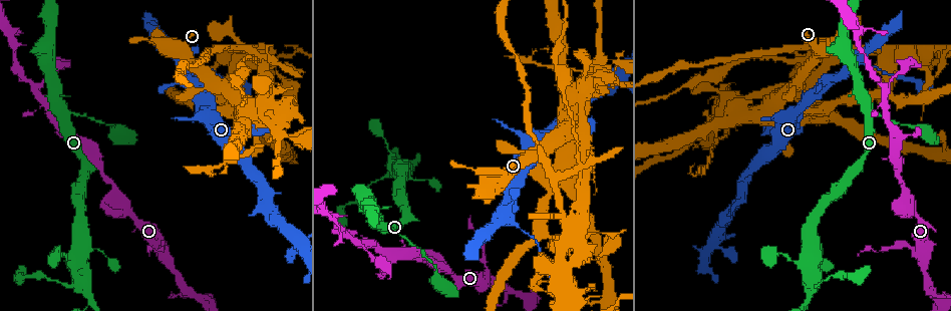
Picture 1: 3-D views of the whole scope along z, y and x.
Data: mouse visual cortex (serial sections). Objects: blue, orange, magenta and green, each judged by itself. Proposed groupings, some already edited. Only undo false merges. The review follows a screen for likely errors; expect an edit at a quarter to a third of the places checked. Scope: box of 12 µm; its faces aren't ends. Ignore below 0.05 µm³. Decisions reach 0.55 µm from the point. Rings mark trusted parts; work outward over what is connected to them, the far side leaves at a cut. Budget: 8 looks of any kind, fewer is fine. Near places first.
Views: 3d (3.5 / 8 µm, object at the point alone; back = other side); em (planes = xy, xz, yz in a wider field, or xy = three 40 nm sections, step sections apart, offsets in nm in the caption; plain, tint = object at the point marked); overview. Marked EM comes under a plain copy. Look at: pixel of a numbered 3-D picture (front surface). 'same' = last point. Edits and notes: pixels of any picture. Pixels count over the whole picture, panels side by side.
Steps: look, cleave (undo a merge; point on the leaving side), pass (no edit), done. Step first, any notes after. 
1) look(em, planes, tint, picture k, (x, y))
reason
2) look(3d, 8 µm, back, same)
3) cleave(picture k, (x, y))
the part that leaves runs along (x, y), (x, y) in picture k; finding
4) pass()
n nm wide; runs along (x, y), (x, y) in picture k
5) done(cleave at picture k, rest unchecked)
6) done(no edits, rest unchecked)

look(3d, 8 µm, picture 1, (329, 216))

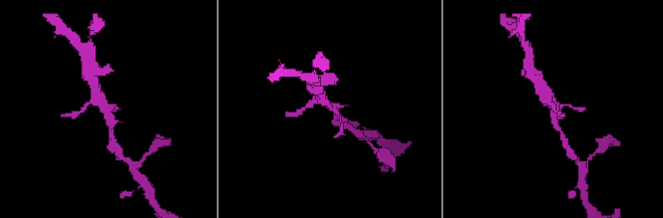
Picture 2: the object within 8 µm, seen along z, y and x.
look(3d, 3.5 µm, picture 2, (105, 111))
zoom in

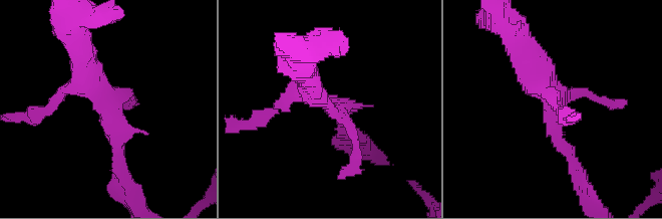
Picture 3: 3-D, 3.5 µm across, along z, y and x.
look(em, xy, step 5, tint, picture 3, (332, 106))
shape alone is not enough

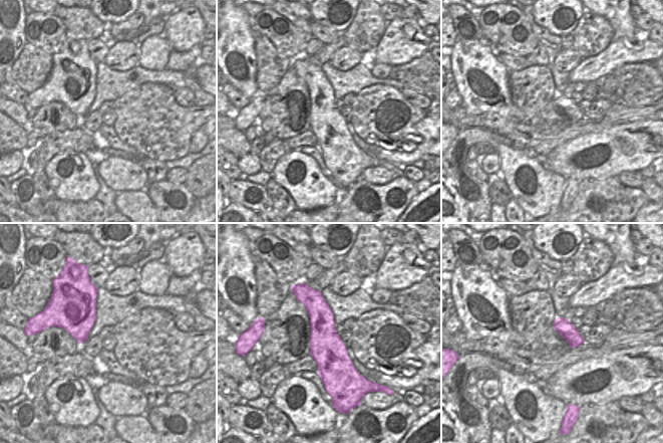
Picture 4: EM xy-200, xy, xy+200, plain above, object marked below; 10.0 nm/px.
pass()
continuous, no second cell

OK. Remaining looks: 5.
look(3d, 3.5 µm, picture 1, (386, 227))
sharp bend

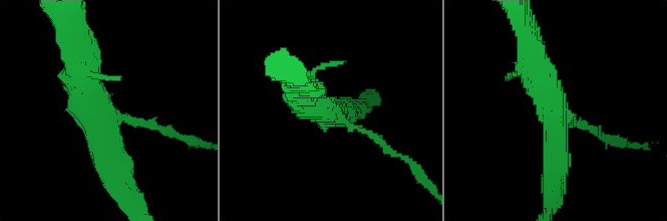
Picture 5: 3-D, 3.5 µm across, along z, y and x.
look(em, xy, step 5, tint, picture 5, (327, 114))
3 arms; arms of 100, 400, 450 nm

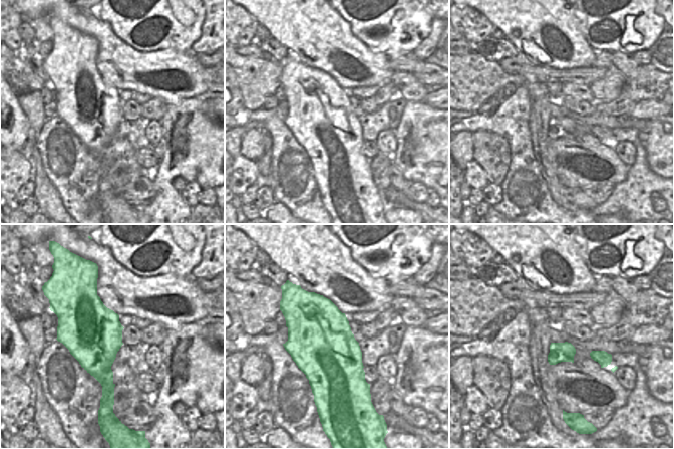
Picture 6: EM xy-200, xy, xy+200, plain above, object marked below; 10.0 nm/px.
pass()
runs along (124, 189), (78, 62) in picture 5; continuous, no second cell

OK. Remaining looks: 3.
look(3d, 8 µm, picture 1, (816, 287))
thin arm on a thick one

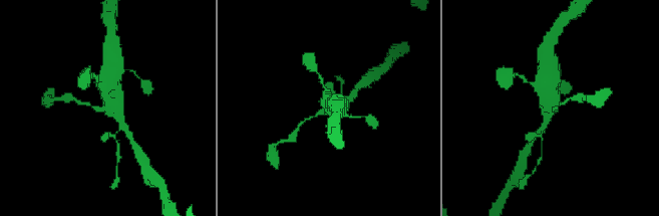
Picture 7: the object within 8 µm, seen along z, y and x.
look(3d, 3.5 µm, picture 7, (105, 111))

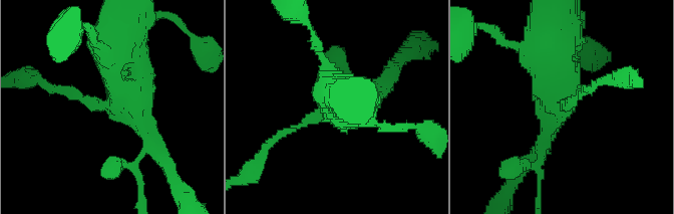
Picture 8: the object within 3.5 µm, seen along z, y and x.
look(em, xy, step 1, tint, picture 8, (562, 104))
3 arms; arms of 150, 250, 450 nm; need the tissue

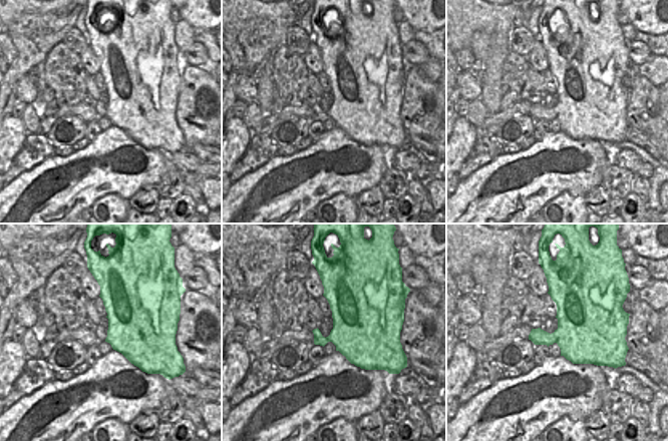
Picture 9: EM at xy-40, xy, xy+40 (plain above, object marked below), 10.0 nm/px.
pass()
550 nm wide; runs along (118, 37), (118, 102), (68, 92) in picture 8; continuous, no second cell

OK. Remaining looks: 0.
done(no edits, rest unchecked)

